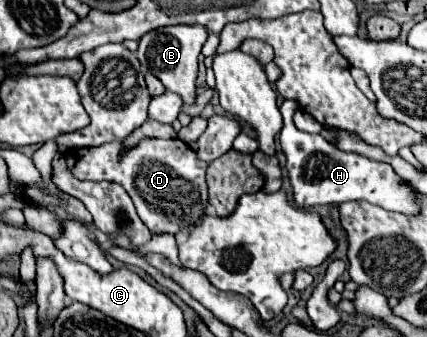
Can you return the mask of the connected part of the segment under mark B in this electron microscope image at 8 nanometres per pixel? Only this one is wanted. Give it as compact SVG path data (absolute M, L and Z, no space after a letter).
M165 26L159 30L147 32L139 40L137 58L145 70L155 74L163 82L163 86L169 92L179 94L183 98L183 104L191 106L195 104L195 96L197 96L197 86L195 86L197 60L205 40L207 40L207 30L201 26Z

